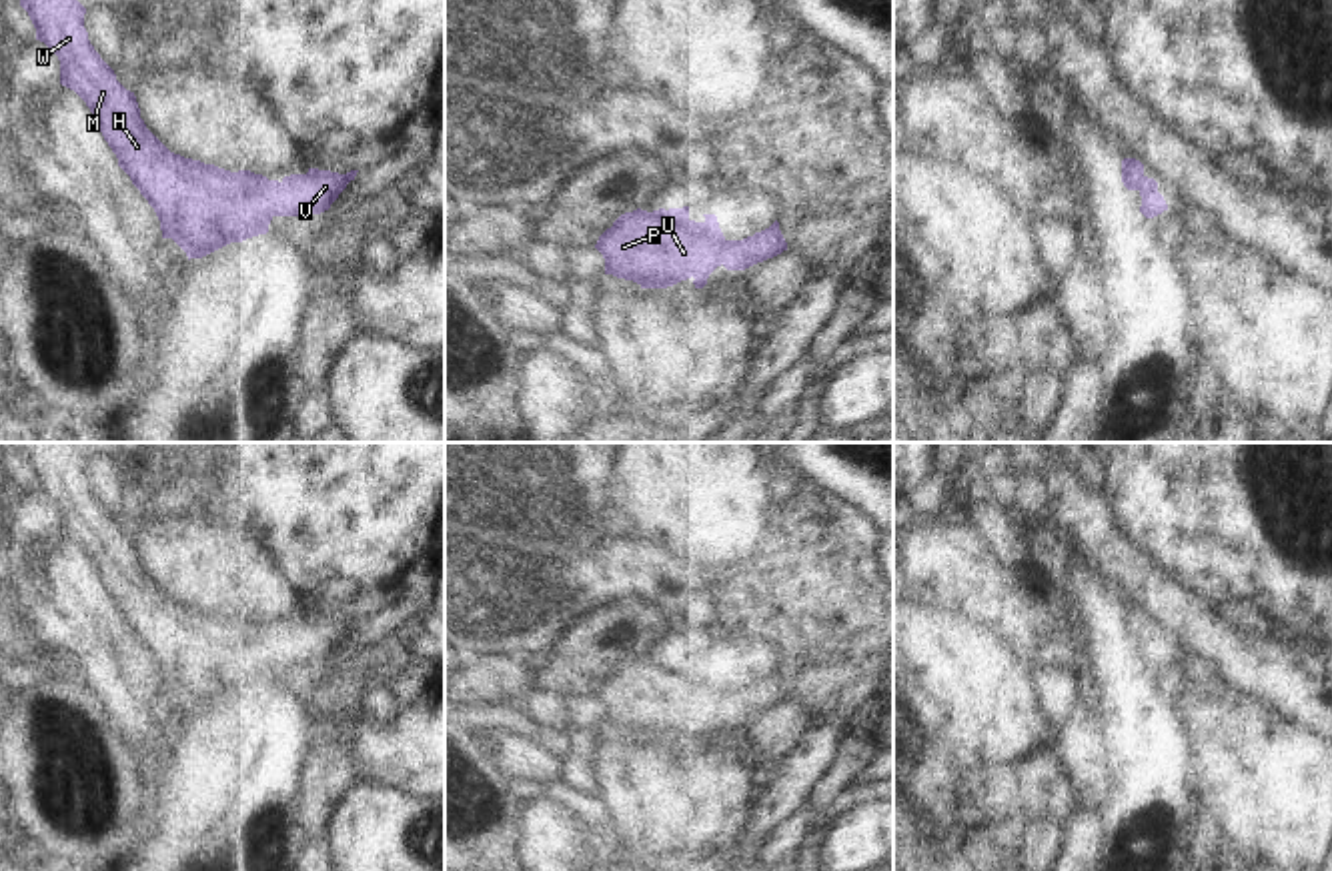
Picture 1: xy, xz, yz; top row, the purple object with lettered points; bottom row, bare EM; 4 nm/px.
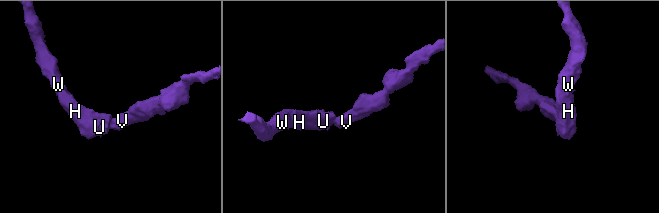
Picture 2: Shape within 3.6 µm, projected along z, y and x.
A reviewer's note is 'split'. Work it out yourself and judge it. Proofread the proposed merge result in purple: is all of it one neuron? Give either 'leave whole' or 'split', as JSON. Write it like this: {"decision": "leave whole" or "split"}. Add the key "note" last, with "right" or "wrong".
{"decision": "leave whole", "note": "wrong"}

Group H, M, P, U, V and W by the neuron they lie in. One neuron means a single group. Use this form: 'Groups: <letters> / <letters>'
Groups: H M P U V W.

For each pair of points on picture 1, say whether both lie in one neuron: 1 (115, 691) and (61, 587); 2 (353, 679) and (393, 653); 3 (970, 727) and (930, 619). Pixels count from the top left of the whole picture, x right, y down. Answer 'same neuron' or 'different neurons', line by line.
1: same neuron
2: same neuron
3: same neuron

